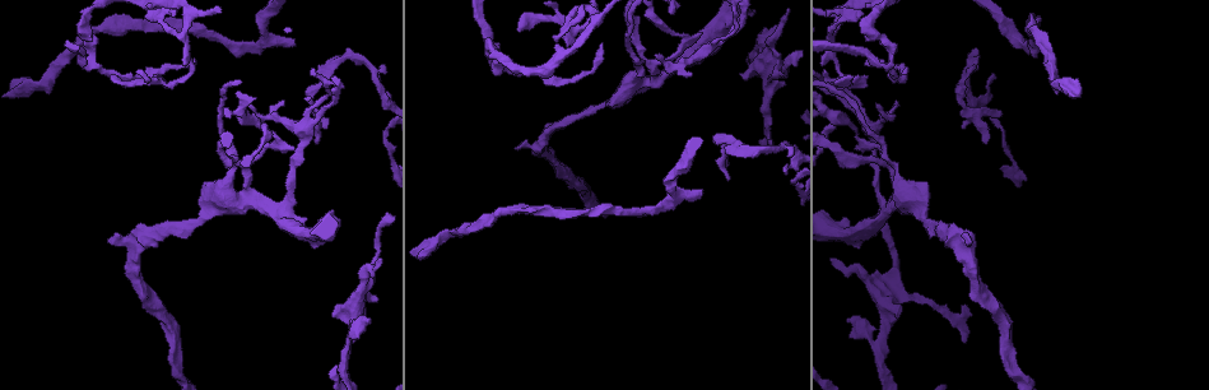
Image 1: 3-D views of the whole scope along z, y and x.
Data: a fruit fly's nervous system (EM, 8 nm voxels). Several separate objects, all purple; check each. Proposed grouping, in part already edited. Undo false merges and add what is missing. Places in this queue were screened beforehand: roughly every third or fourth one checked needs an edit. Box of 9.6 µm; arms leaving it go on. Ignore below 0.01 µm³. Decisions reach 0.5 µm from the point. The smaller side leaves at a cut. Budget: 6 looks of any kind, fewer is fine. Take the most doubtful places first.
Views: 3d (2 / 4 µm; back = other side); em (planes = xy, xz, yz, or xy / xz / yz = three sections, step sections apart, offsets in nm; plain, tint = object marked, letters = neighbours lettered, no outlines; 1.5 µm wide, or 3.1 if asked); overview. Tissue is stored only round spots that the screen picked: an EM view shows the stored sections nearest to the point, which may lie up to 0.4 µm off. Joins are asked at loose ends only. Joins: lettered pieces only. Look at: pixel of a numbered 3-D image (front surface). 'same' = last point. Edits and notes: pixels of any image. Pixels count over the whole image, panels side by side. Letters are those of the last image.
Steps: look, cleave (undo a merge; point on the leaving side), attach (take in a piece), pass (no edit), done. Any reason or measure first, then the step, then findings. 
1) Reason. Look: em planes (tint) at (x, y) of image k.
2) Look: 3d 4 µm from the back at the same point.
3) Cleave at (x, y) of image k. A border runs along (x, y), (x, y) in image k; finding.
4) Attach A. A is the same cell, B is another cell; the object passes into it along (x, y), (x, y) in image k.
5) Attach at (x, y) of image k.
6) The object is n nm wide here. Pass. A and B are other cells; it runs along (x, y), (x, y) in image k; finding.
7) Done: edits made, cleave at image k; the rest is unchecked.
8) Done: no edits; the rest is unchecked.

Tapers out. Look: 3d 4 µm at (356, 341) of image 1.

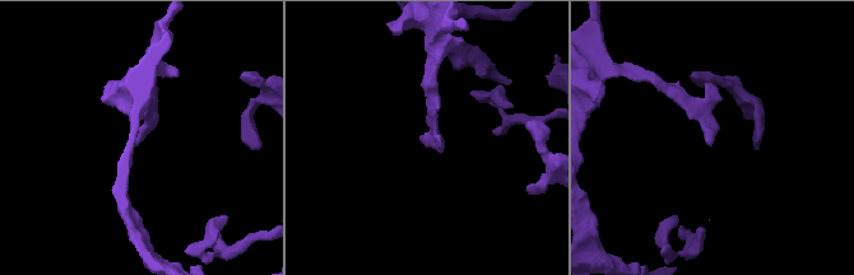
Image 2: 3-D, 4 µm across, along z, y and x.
Need the tissue. Look: em xz step 8 (tint) at (711, 144) of image 2.

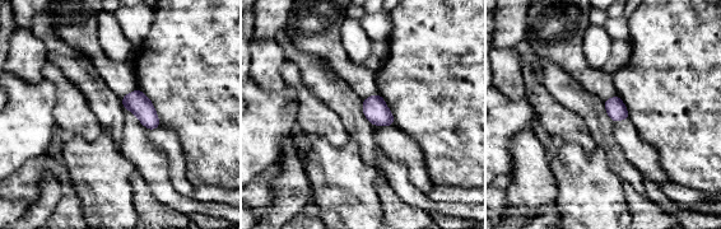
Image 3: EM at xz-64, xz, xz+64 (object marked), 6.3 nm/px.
Look: em planes (letters) at the same point.

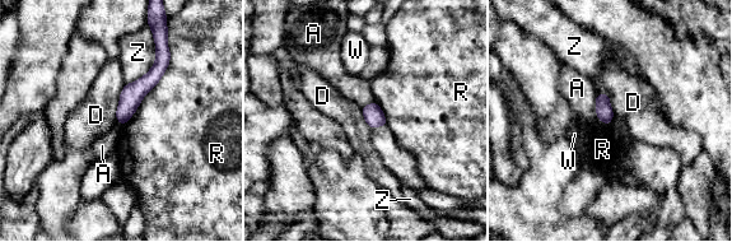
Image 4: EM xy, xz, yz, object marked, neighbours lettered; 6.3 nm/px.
Pass. A, D, R, W and Z are other cells; a border runs along (602, 92), (612, 111), (609, 125) in image 4; no lettered piece goes on from it.

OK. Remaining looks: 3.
Three-way junction. Look: 3d 2 µm at (889, 168) of image 1.

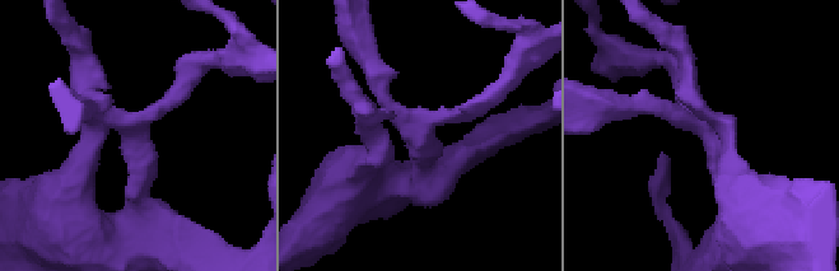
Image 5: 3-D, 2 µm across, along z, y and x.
Look: em planes (letters) at (420, 135) of image 5.

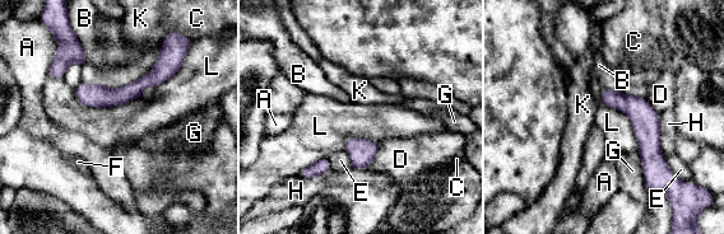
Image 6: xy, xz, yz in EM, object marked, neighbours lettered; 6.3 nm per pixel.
The object is 170 nm wide here. Pass. A, B, C, D, E, F, G, H, K and L are other cells; a border runs along (73, 90), (96, 107), (139, 97) in image 6; all the same neuron.

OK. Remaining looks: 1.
Done: no edits; the rest is unchecked.

